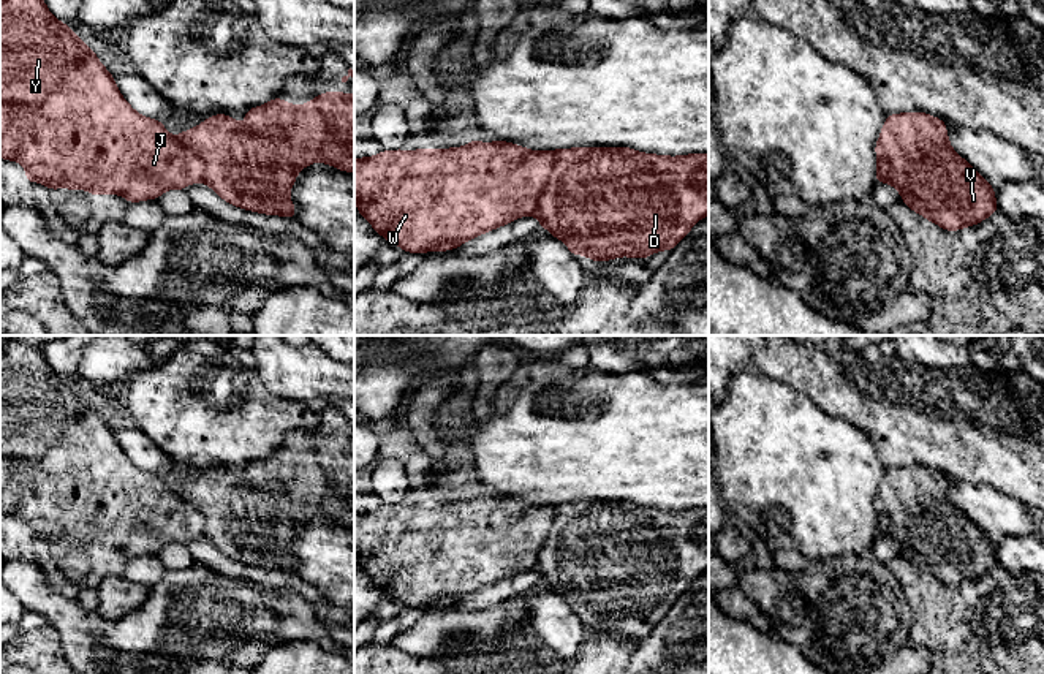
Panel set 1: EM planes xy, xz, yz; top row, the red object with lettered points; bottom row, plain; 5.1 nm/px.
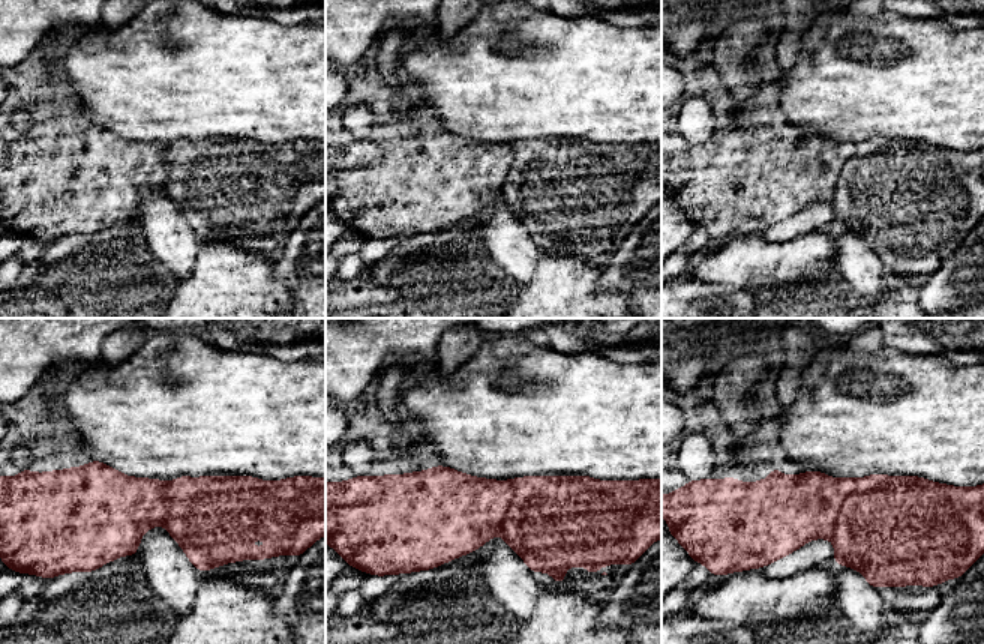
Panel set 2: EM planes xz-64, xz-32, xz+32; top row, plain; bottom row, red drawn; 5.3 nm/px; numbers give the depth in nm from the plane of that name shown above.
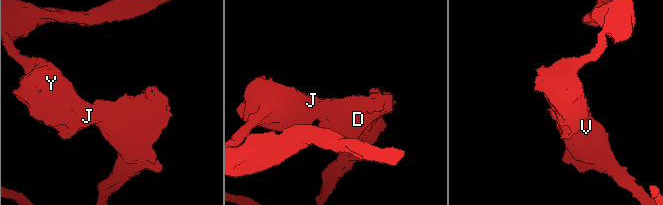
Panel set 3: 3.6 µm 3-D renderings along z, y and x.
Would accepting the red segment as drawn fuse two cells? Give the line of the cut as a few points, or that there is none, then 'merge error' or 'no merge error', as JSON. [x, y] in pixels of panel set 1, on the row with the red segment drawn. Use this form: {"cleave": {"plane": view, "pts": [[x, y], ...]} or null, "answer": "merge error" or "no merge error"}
{"cleave": {"plane": "xz", "pts": [[556, 151], [556, 163], [533, 212]]}, "answer": "merge error"}

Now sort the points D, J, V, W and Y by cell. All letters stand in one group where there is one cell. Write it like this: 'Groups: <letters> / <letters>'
Groups: D V / J W Y

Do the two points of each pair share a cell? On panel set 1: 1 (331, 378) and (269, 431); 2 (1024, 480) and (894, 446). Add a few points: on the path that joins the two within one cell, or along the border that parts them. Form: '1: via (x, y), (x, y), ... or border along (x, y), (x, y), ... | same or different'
1: border along (268, 390), (282, 397), (306, 404) | different
2: via (992, 450), (926, 446) | same

